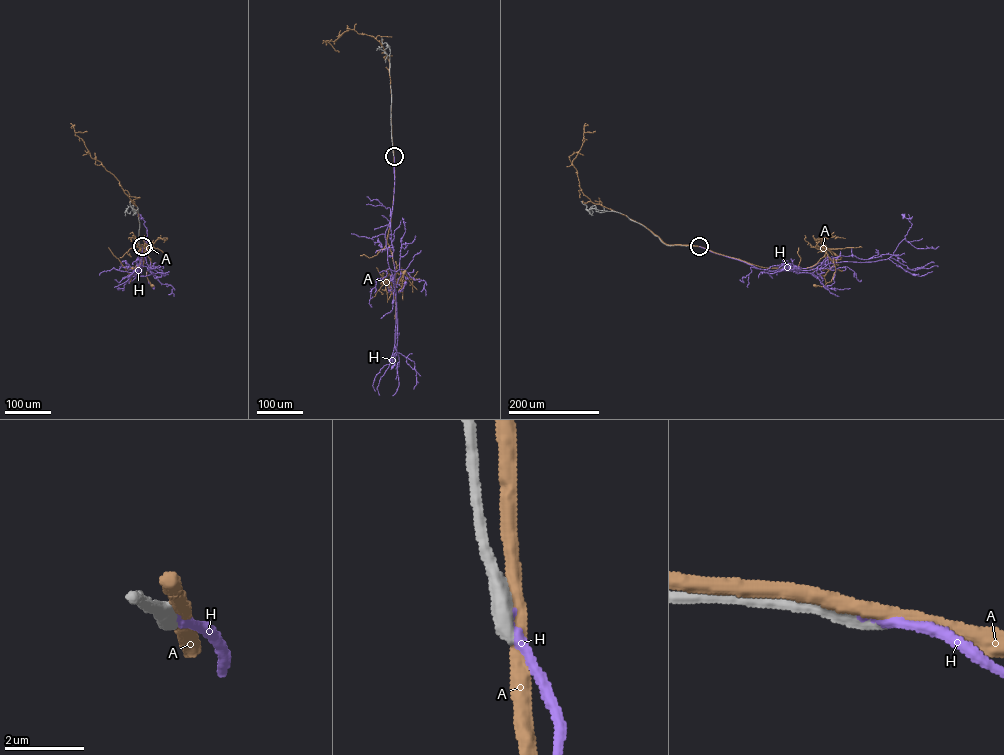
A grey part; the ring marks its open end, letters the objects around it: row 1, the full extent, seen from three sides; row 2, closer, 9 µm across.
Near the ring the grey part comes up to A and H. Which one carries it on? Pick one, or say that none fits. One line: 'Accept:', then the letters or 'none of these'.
Accept: H

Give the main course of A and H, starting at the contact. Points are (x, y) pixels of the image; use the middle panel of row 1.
A: (393, 156), (393, 197), (387, 242), (394, 265), (394, 282), (402, 289), (399, 292), (404, 272)
H: (393, 156), (393, 202), (385, 238), (393, 285), (399, 284), (402, 290), (399, 292), (405, 283)

